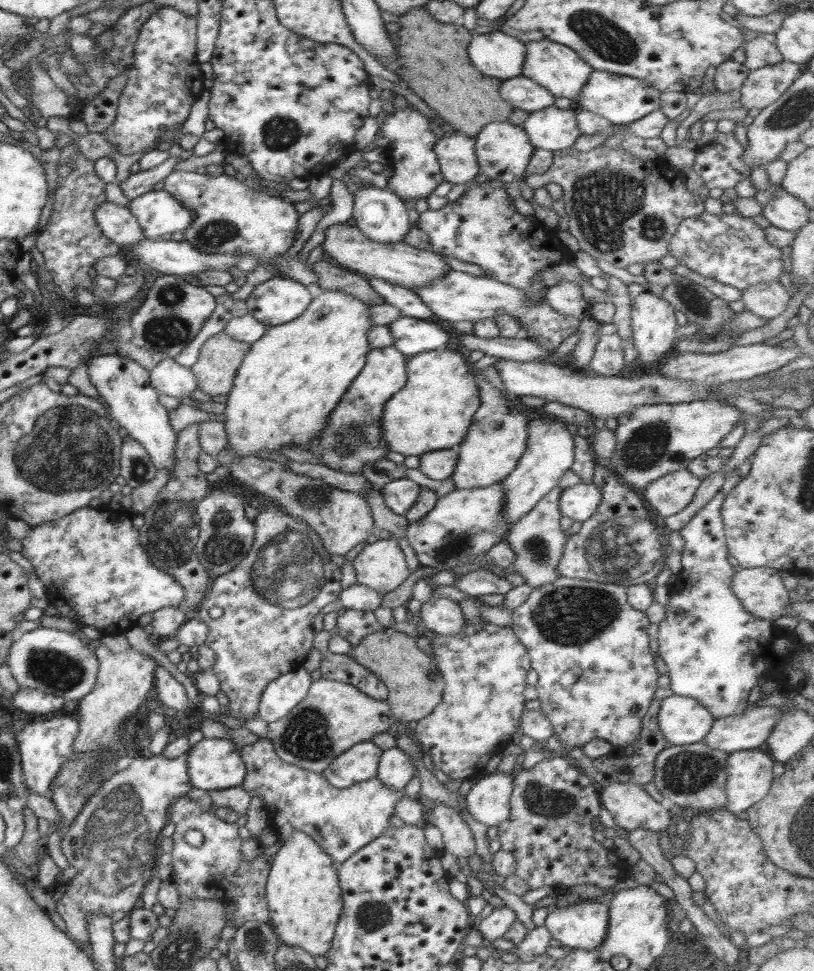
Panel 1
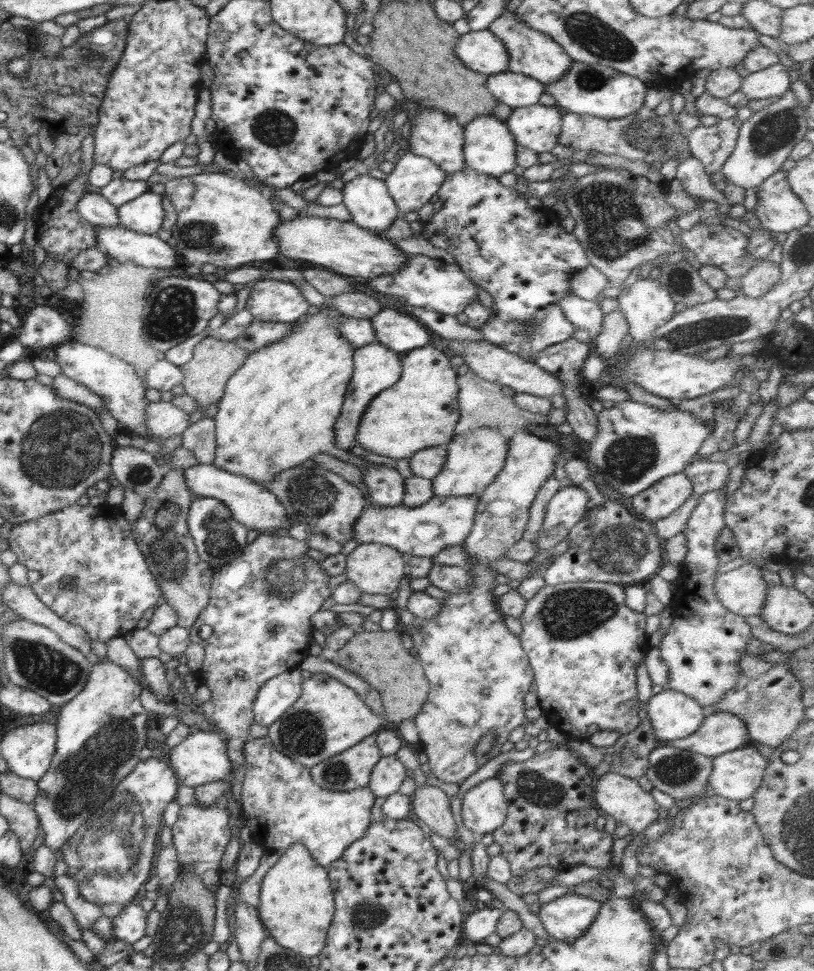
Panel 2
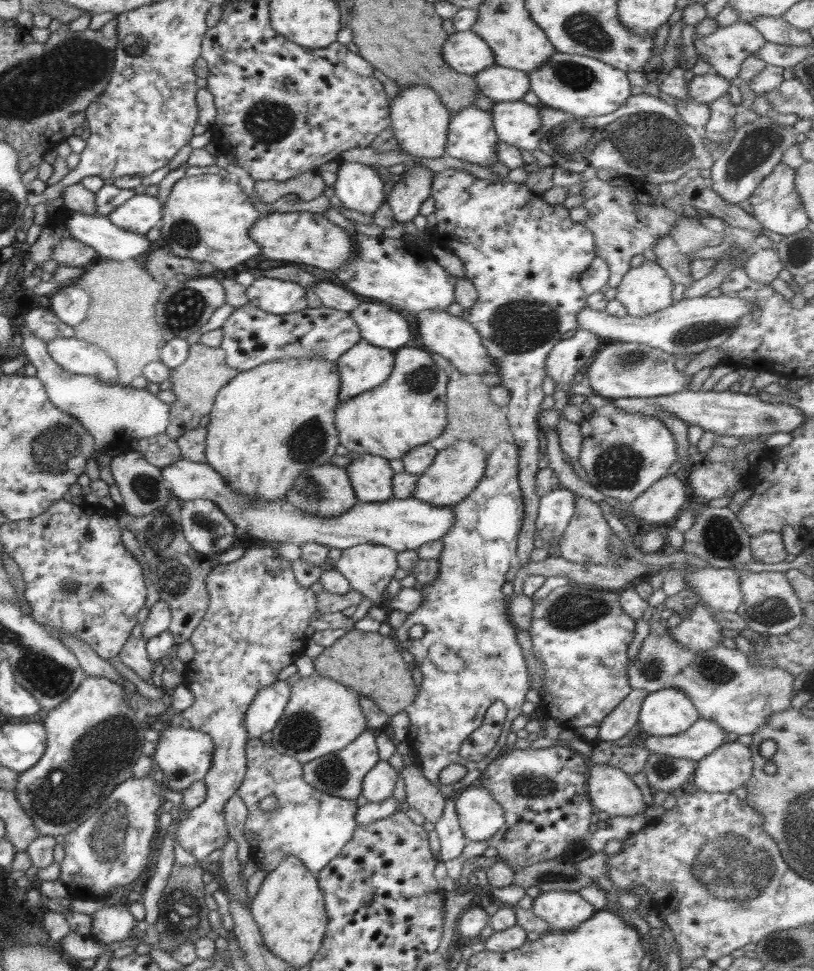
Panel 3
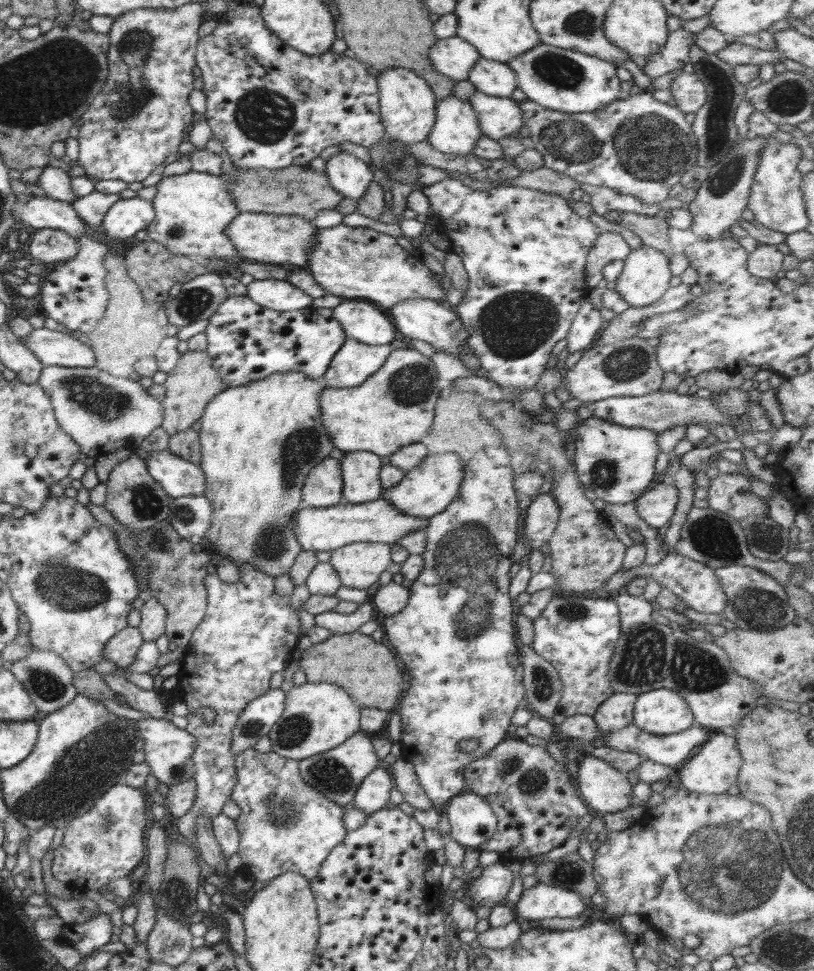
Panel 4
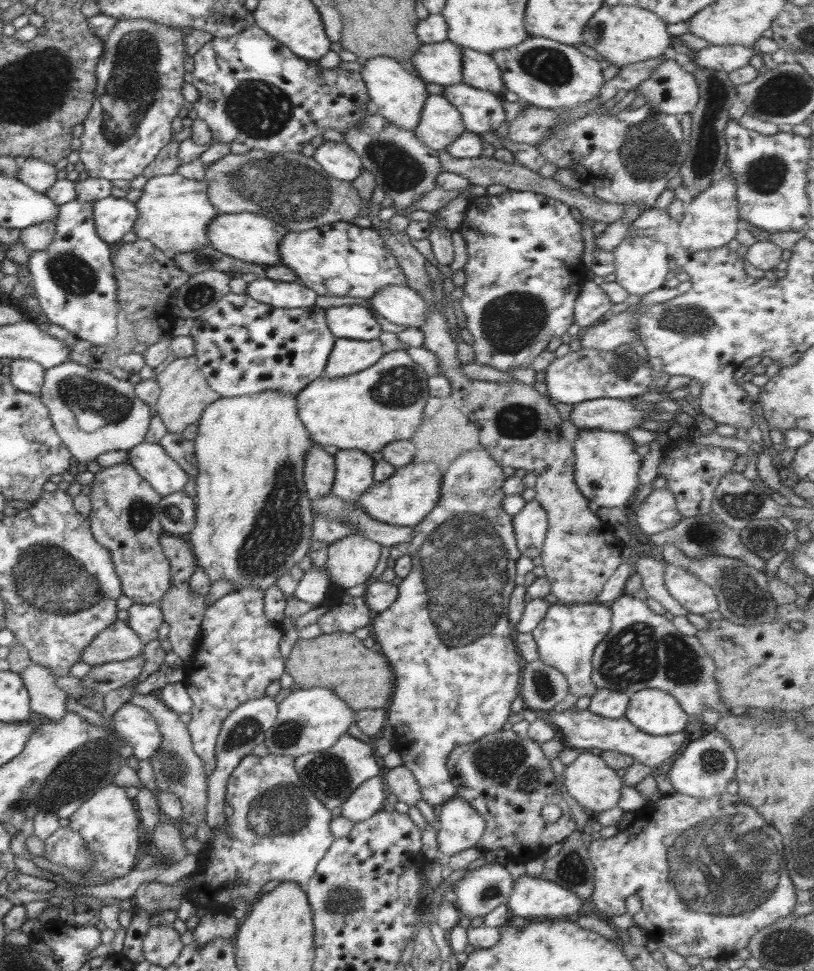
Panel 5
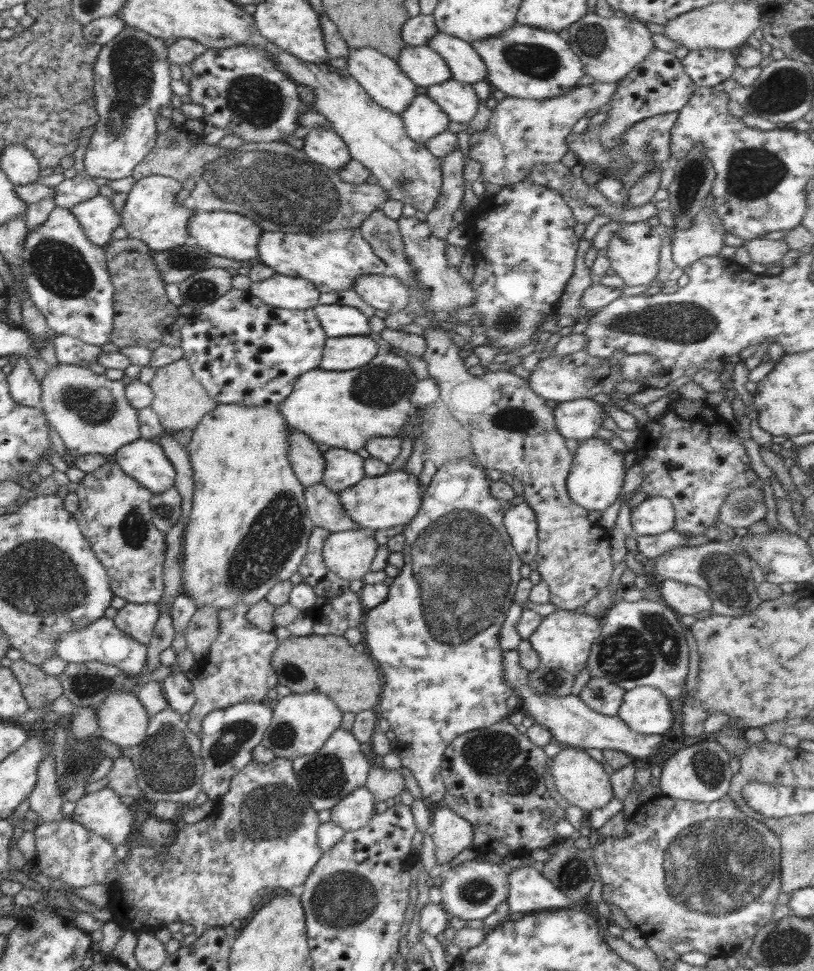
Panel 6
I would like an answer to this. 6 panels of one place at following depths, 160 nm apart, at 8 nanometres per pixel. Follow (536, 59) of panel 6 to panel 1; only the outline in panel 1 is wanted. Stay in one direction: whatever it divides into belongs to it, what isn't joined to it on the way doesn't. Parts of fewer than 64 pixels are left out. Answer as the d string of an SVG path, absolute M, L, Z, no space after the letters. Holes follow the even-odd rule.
M592 69L575 102L582 110L599 114L614 125L626 125L659 109L660 93L660 90L642 79Z

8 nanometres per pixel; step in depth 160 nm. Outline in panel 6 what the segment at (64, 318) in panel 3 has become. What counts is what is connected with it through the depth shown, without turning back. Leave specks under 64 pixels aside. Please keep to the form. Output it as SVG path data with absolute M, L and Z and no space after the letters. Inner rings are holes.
M55 206L47 221L29 232L21 260L25 290L44 315L52 335L67 335L94 346L110 343L114 287L105 250L86 238L70 209Z

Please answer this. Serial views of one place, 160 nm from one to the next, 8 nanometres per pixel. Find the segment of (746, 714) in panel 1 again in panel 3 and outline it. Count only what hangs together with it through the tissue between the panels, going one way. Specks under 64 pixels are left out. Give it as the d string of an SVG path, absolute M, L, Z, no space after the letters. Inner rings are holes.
M698 719L688 730L669 737L642 735L643 747L654 754L699 761L733 738L713 720Z

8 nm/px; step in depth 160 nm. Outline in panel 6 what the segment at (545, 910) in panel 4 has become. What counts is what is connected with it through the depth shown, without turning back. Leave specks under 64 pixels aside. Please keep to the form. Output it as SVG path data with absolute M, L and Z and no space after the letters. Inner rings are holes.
M515 862L507 880L509 894L506 903L512 913L568 909L575 903L544 878L538 867L521 866Z

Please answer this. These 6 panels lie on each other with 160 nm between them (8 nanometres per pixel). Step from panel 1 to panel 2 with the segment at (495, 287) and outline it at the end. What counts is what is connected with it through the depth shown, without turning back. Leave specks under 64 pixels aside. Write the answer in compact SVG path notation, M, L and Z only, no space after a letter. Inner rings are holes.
M405 254L405 265L399 271L390 274L367 279L376 292L385 297L395 296L410 306L418 306L426 310L432 310L440 314L456 315L463 312L464 307L472 301L478 301L475 284L460 270L457 263L445 263L443 260L422 255Z

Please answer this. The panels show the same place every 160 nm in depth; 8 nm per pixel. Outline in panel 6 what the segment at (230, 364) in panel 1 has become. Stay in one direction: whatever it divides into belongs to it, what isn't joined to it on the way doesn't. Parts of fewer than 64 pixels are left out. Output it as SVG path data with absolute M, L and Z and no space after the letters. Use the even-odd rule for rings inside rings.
M185 359L158 367L154 379L150 380L148 384L154 391L154 400L150 409L156 412L167 432L177 432L184 428L195 429L202 417L218 405L218 402L210 398L206 389L196 380L190 364Z

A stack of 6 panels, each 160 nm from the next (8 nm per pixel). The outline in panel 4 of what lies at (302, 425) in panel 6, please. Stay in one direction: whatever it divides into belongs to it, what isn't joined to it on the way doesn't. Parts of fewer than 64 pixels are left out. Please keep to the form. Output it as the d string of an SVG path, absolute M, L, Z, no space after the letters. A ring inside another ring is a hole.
M410 348L394 349L388 360L384 362L384 366L376 374L368 377L364 384L352 388L324 388L320 394L321 421L331 443L341 451L349 453L363 450L380 457L390 457L401 446L420 443L420 439L428 434L436 402L446 385L446 382L438 377L434 363L424 354Z

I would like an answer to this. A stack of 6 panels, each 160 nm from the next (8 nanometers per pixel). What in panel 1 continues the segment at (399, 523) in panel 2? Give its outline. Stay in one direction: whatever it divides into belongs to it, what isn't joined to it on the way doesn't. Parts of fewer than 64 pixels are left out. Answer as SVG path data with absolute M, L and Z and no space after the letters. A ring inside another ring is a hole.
M501 482L484 488L454 489L439 497L426 517L419 521L408 521L405 539L416 552L419 564L438 571L461 567L473 561L476 555L486 553L498 541L504 540L509 526L503 516L505 496Z

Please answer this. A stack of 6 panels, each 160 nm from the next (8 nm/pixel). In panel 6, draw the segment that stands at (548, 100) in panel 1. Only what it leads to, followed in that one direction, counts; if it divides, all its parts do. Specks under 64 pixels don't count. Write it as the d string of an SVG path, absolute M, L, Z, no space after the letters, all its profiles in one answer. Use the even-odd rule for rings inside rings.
M438 31L427 40L426 46L446 61L452 79L473 84L487 78L487 66L469 42Z

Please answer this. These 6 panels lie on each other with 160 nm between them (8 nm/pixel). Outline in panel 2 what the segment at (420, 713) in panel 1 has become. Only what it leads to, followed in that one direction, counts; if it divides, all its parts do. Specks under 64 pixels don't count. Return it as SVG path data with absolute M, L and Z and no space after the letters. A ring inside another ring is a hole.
M400 629L362 631L356 633L335 653L330 653L330 659L334 663L357 674L380 693L384 704L384 717L392 726L403 720L413 719L420 706L426 702L431 689L419 660L404 649L402 642Z

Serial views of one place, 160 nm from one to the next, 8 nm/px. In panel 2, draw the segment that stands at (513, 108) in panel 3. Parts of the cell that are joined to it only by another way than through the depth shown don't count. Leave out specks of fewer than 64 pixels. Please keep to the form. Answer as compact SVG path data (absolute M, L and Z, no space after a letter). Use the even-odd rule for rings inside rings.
M539 103L511 110L506 127L514 135L518 145L534 152L548 152L558 144L558 133L562 130L564 111L558 106Z

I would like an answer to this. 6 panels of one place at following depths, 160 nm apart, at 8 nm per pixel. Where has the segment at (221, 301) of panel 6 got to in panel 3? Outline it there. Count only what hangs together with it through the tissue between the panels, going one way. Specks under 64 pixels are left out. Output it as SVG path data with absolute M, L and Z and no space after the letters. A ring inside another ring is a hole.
M250 302L232 309L232 314L229 314L224 326L220 328L224 333L224 338L219 348L226 352L226 365L236 369L238 373L260 367L264 363L280 362L290 358L322 357L326 361L337 362L346 350L350 350L362 340L360 328L354 323L349 312L324 305L317 308L306 307L300 312L290 314L270 314Z

